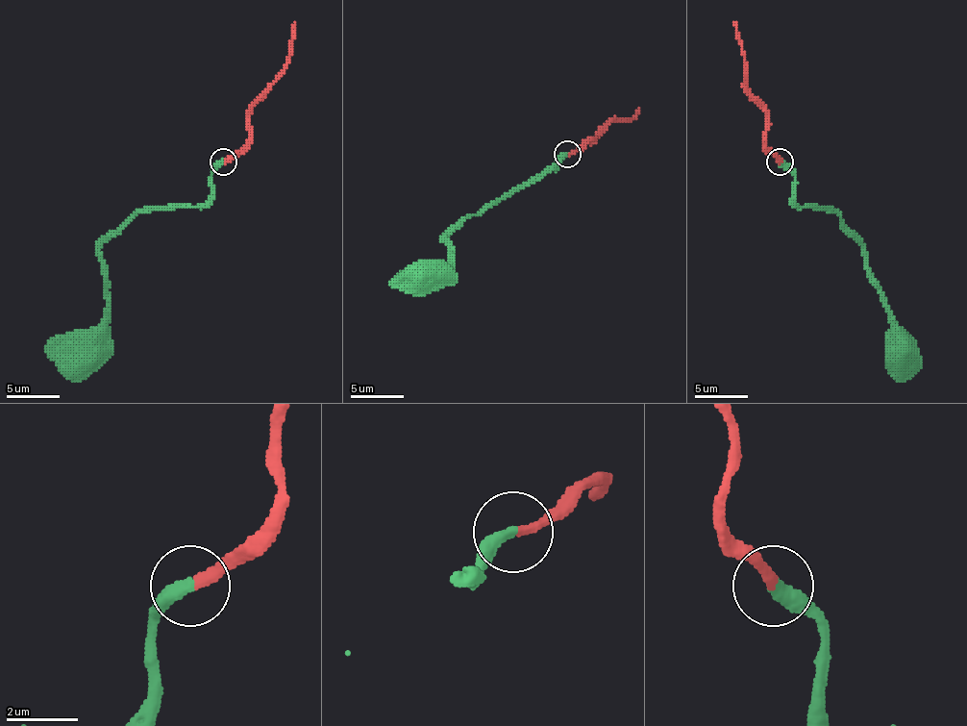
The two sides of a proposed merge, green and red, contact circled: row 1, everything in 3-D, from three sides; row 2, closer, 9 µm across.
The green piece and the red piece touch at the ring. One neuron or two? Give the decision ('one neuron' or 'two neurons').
one neuron

